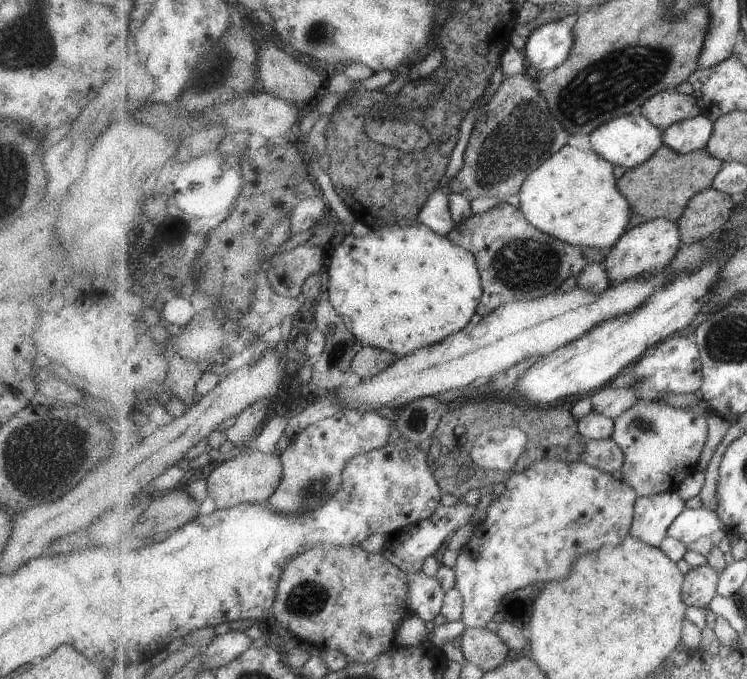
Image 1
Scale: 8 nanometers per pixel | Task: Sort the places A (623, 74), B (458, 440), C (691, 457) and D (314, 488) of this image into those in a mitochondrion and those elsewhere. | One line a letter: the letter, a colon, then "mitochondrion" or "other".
A: mitochondrion
B: other
C: other
D: mitochondrion

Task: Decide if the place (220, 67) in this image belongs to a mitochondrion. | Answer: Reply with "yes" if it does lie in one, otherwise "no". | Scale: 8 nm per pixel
yes

